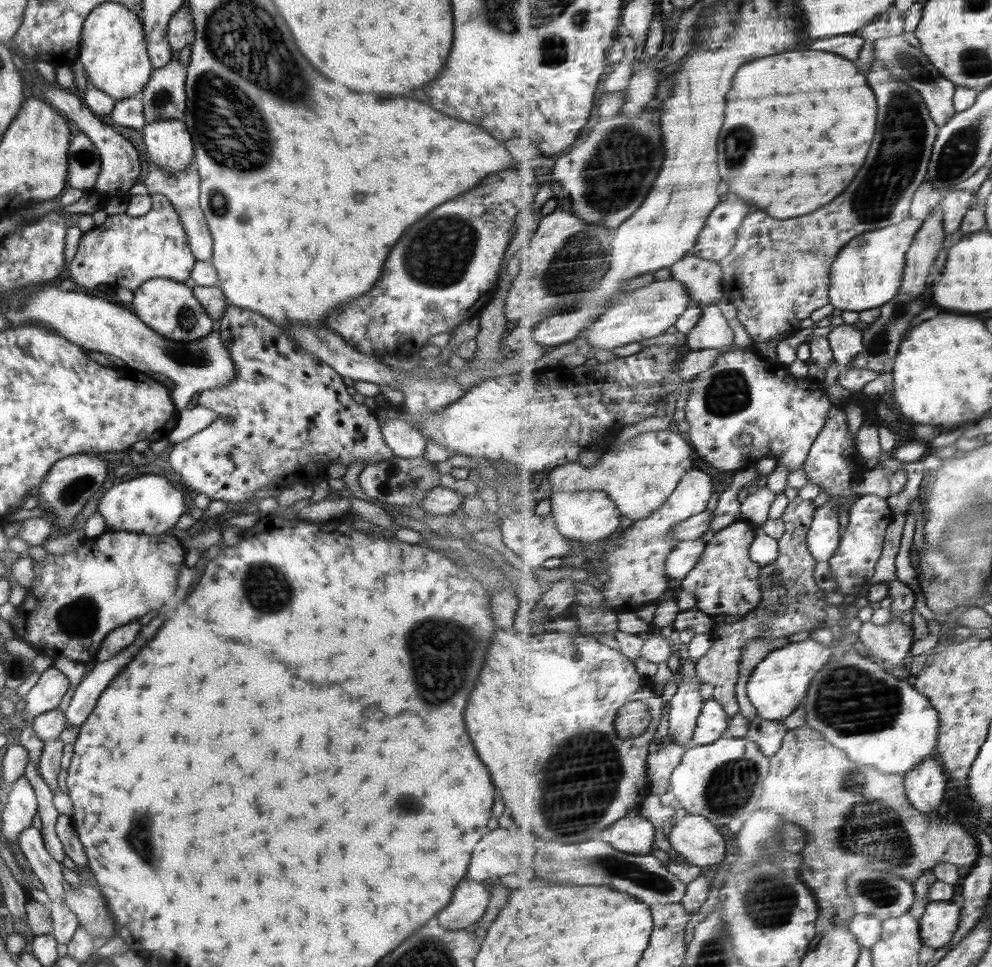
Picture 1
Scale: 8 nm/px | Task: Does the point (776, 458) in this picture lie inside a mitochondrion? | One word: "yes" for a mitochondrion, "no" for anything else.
no

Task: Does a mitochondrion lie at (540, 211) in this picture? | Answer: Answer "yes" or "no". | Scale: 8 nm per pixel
no

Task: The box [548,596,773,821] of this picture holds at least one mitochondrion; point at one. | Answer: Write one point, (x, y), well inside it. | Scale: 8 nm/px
(728, 786)

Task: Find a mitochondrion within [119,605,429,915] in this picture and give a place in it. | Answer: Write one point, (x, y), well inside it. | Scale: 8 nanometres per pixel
(144, 848)

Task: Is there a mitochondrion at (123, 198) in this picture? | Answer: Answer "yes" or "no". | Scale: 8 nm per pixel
no

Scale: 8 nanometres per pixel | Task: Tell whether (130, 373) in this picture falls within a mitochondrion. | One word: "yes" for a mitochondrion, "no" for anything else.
no

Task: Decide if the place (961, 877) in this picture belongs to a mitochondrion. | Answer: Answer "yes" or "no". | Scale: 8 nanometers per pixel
no

